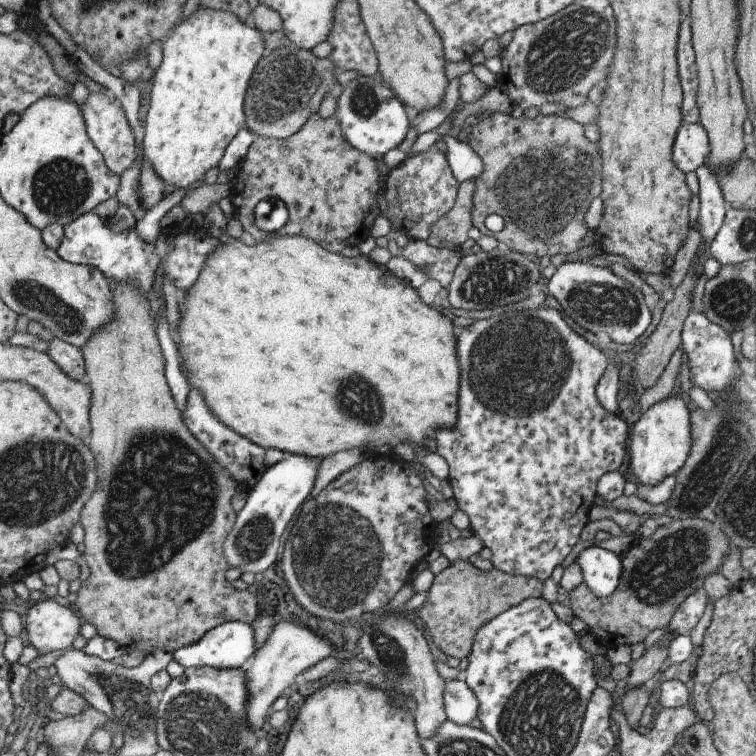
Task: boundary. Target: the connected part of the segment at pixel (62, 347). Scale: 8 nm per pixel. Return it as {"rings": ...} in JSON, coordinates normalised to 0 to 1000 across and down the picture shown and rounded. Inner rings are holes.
{"rings":[[[73,447],[65,456],[65,464],[61,468],[63,468],[97,504],[111,504],[114,501],[112,474],[102,458]]]}

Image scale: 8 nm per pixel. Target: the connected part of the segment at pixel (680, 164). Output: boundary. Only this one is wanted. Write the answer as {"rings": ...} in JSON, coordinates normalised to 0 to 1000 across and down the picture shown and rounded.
{"rings":[[[903,163],[890,188],[890,213],[902,228],[919,226],[938,209],[940,193],[931,168],[926,163]]]}

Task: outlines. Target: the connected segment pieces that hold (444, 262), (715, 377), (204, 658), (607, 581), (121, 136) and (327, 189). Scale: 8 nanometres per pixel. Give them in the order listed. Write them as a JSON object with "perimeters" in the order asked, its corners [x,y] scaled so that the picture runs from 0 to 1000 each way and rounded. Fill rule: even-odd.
{"perimeters":[[[[517,316],[513,328],[519,339],[532,337],[552,353],[561,353],[567,369],[578,370],[587,381],[593,381],[598,373],[602,354],[611,340],[608,332],[578,329],[553,316],[544,317],[537,328],[529,328],[521,316]]],[[[914,406],[901,439],[901,459],[913,475],[913,503],[918,500],[918,505],[937,505],[939,513],[952,519],[960,508],[966,508],[971,497],[971,460],[966,446],[954,431],[939,426],[933,415],[923,415]]],[[[299,821],[279,831],[265,847],[229,862],[229,873],[246,882],[279,881],[290,885],[319,882],[325,870],[339,862],[335,833],[317,821]]],[[[782,721],[757,741],[765,743],[772,770],[786,788],[807,790],[813,783],[823,759],[821,739],[815,731]]],[[[143,118],[138,123],[120,123],[115,135],[108,140],[110,157],[115,176],[124,193],[138,208],[140,220],[157,234],[167,228],[180,212],[180,197],[175,171],[165,155],[157,134],[149,128]]],[[[415,149],[397,172],[377,184],[339,180],[315,221],[315,235],[300,249],[300,258],[312,275],[311,284],[321,304],[328,306],[339,319],[351,313],[337,290],[339,271],[349,263],[373,266],[382,280],[377,299],[360,306],[358,311],[399,311],[440,335],[451,335],[455,325],[472,325],[489,315],[495,291],[504,283],[499,269],[499,253],[503,250],[499,212],[456,187],[443,153],[427,159],[421,149]]]]}

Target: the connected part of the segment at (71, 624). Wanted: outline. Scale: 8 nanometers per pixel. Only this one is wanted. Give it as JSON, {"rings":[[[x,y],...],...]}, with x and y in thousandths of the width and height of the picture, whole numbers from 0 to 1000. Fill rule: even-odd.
{"rings":[[[63,791],[60,795],[44,796],[36,804],[29,819],[32,823],[30,841],[34,852],[45,854],[53,866],[63,865],[66,861],[74,862],[74,860],[95,857],[98,841],[106,839],[107,827],[103,815],[77,791]]]}

